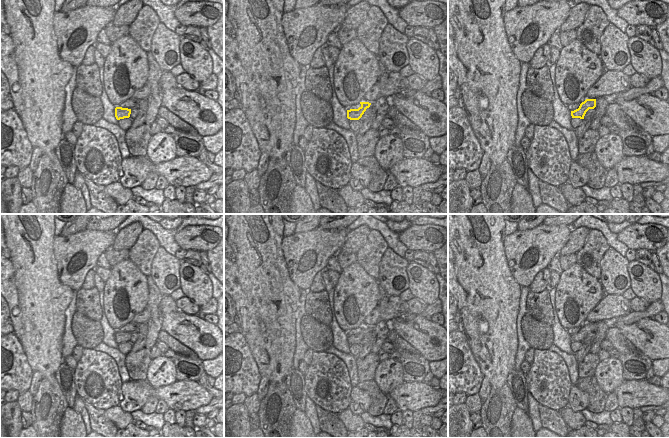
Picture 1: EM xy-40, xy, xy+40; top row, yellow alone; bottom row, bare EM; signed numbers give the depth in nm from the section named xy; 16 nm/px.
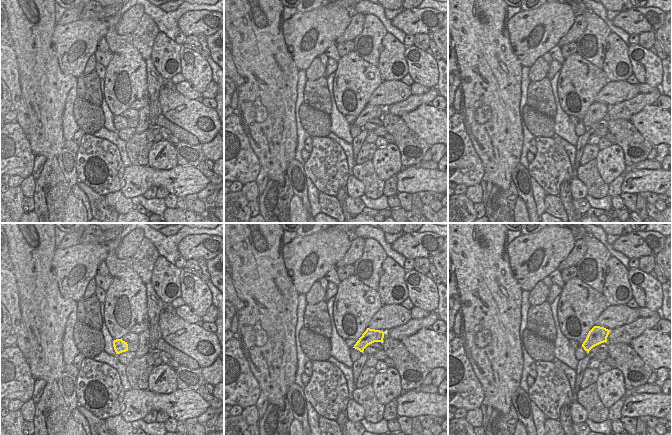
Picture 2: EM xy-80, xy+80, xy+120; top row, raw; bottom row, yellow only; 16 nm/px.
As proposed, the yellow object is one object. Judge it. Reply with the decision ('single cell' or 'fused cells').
single cell

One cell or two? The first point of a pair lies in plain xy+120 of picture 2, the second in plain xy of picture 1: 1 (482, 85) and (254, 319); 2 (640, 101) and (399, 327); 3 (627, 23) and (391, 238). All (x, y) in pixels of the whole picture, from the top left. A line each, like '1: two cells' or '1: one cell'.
1: one cell
2: two cells
3: two cells

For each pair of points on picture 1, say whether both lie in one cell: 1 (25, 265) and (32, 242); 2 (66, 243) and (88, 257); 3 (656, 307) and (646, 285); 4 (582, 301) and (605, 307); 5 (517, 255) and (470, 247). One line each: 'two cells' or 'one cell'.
1: one cell
2: one cell
3: two cells
4: two cells
5: two cells

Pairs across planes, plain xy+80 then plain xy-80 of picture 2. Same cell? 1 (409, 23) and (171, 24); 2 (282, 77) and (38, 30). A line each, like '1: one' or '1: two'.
1: two
2: one

